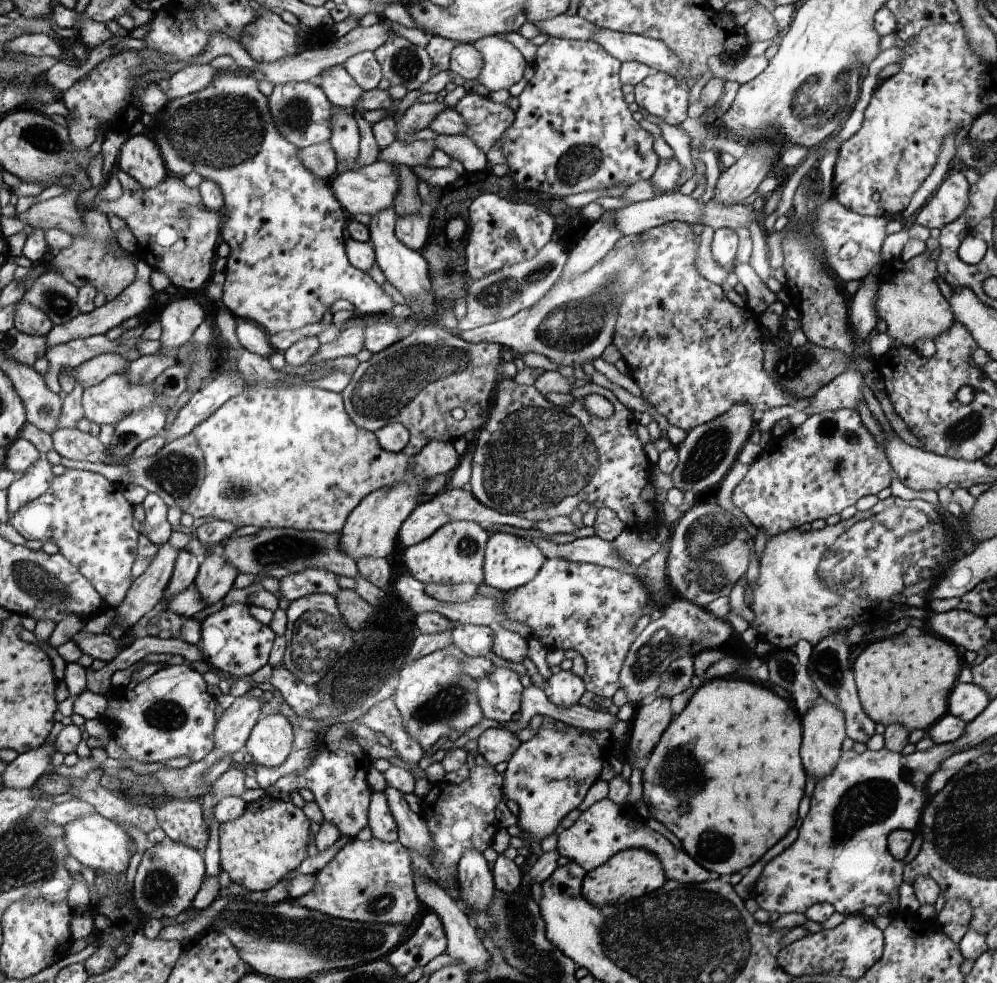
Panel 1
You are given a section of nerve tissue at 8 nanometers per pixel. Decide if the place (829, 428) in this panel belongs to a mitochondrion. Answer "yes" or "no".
yes

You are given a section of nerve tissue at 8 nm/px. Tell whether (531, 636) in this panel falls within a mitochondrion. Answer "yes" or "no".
no

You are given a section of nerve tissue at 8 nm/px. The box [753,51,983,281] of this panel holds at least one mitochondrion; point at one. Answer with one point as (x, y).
(815, 102)

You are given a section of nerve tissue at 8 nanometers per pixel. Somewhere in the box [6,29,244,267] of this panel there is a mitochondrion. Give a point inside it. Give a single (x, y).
(36, 135)

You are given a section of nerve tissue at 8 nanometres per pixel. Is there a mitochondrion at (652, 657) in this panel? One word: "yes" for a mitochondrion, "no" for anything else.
yes

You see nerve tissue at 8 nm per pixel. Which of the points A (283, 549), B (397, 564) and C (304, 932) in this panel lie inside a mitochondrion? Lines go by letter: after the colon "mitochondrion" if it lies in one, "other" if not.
A: mitochondrion
B: other
C: mitochondrion

